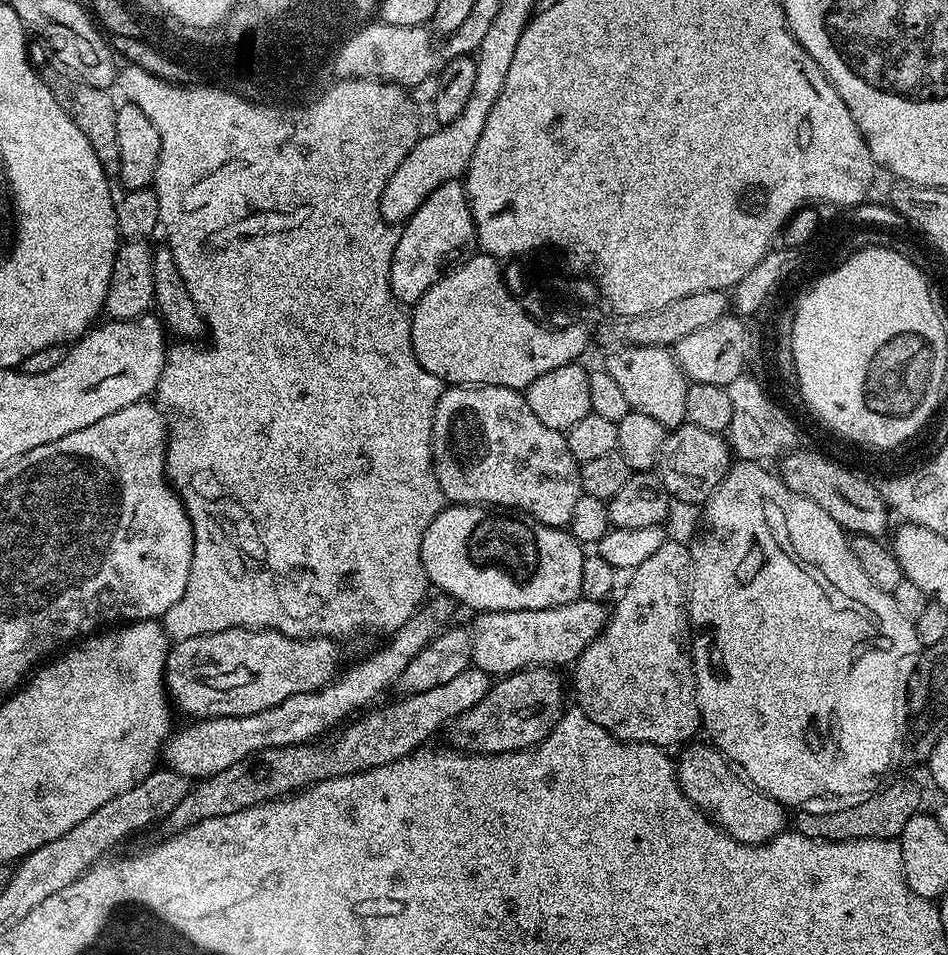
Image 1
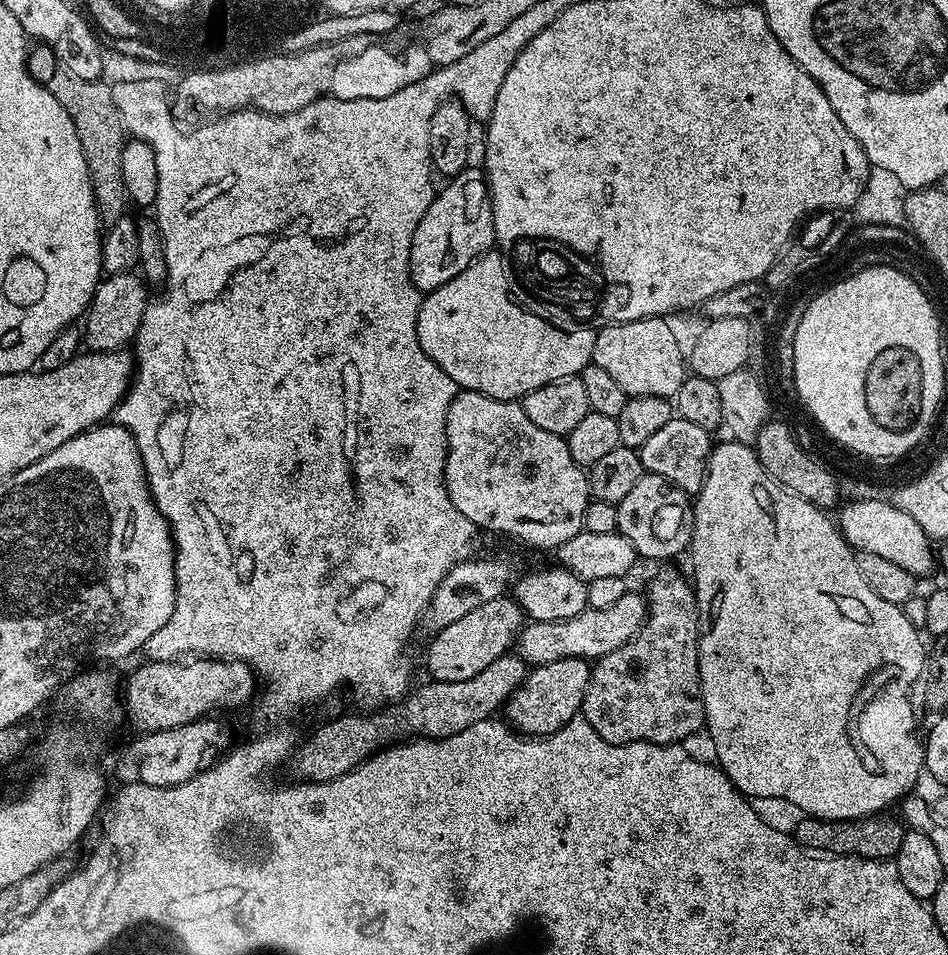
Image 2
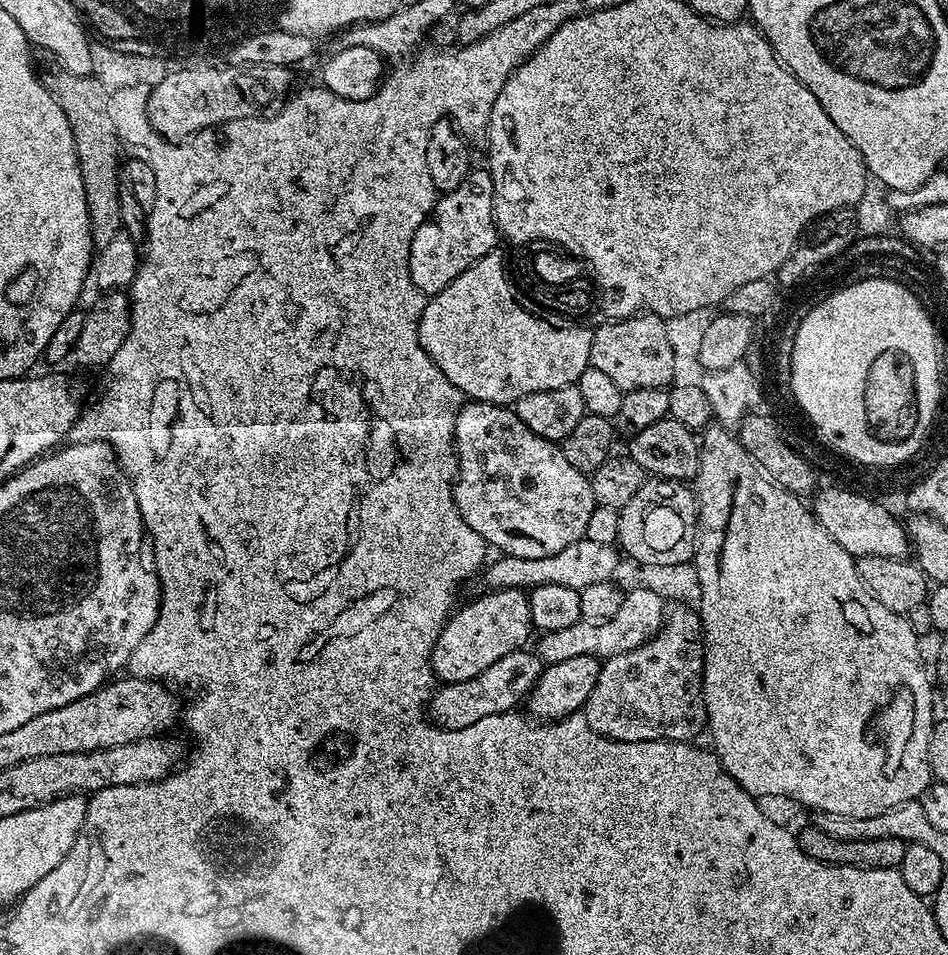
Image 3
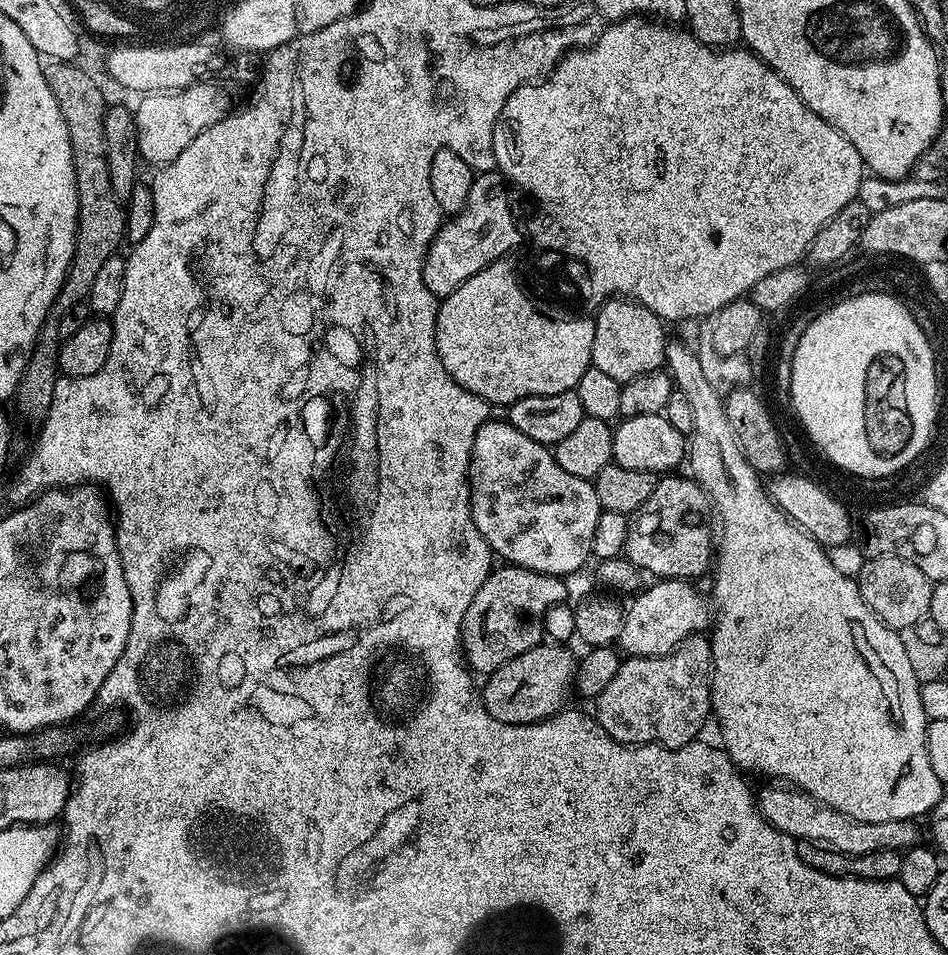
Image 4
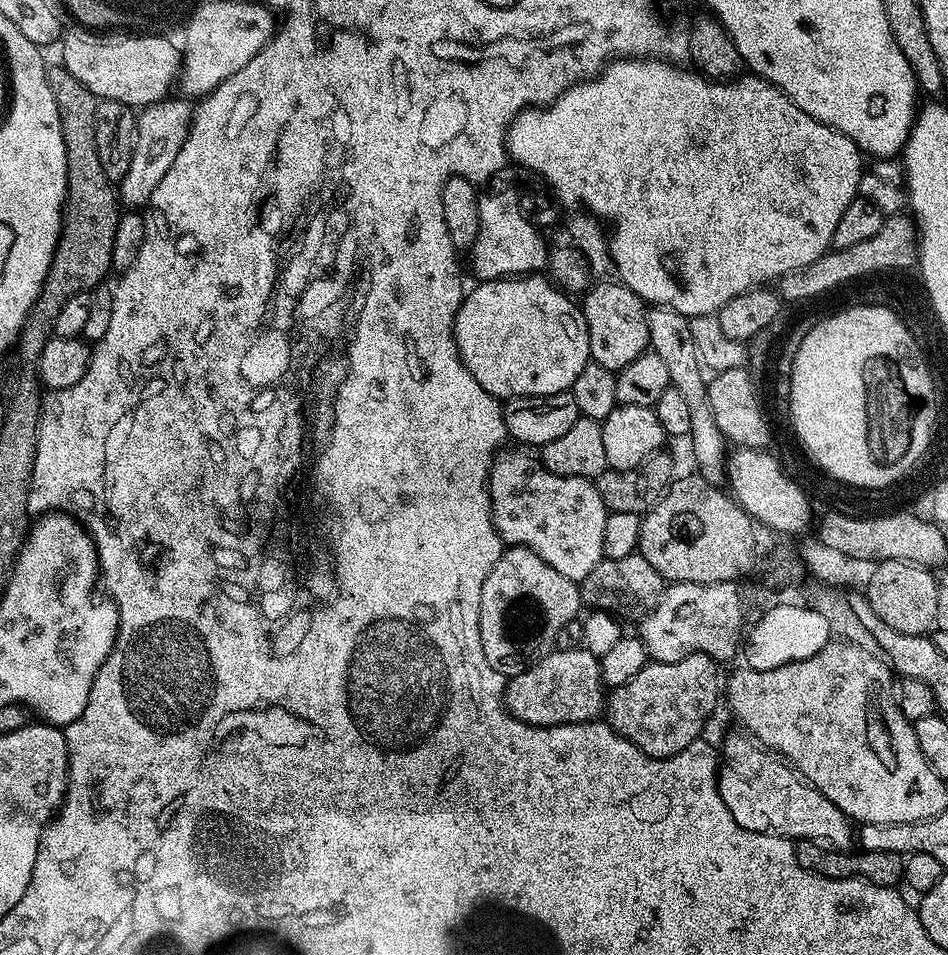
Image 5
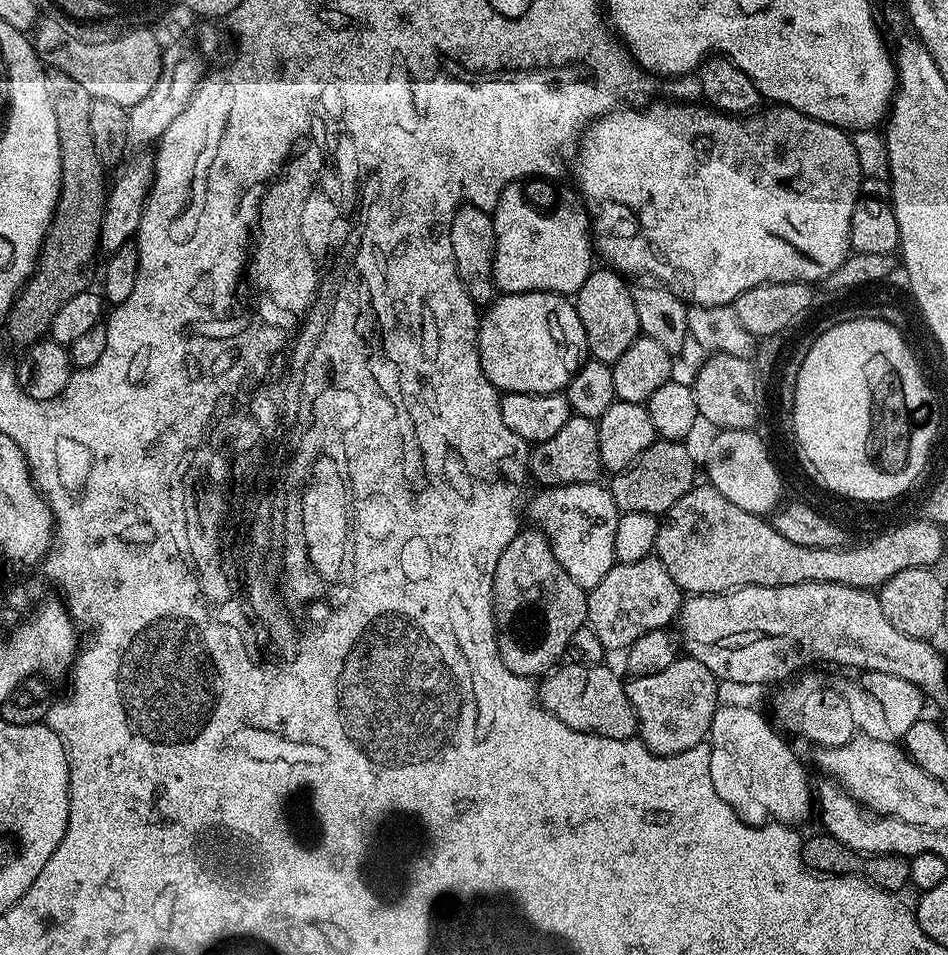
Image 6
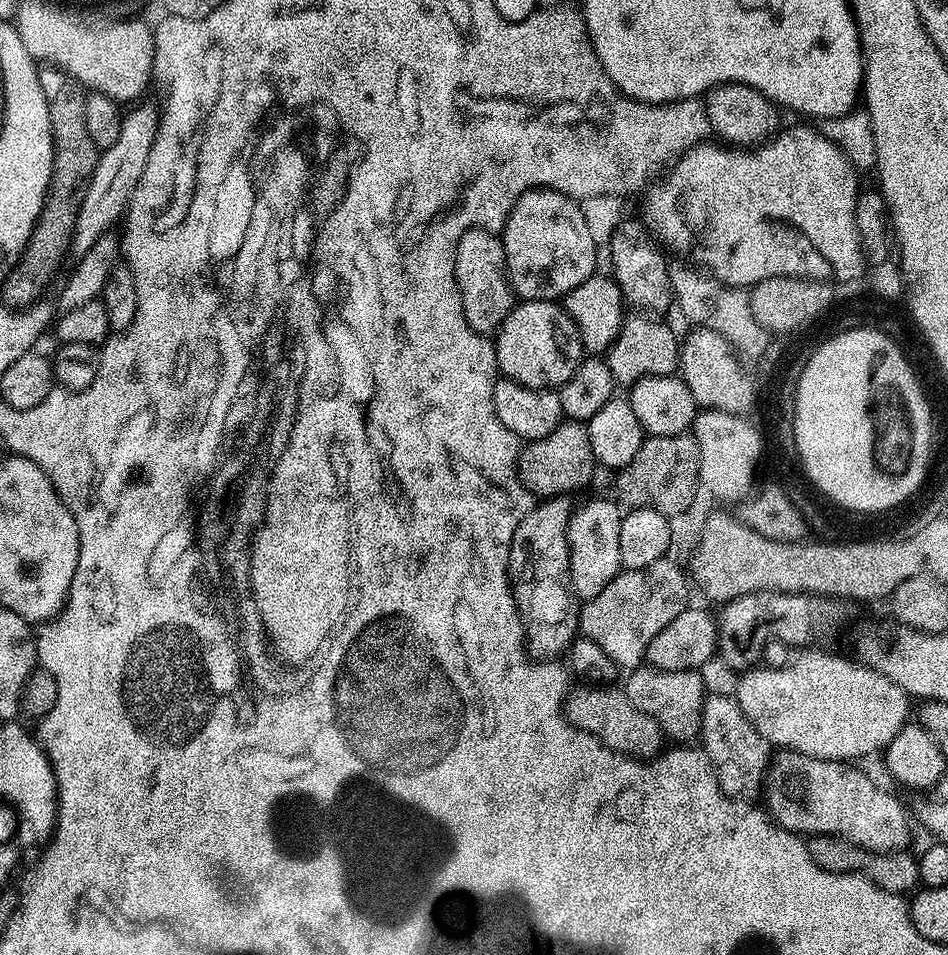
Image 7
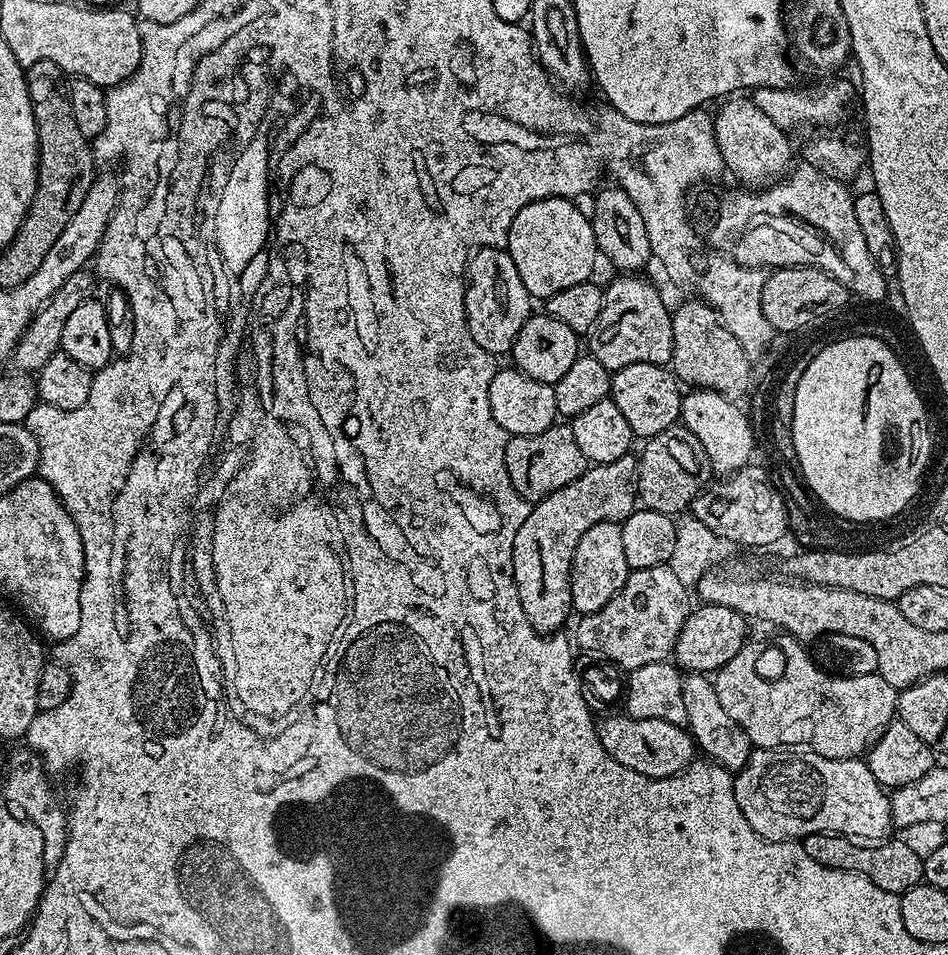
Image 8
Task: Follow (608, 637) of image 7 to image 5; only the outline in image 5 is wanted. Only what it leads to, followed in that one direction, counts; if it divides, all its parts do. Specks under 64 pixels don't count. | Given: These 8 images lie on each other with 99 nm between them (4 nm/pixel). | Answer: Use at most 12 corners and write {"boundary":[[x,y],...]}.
{"boundary":[[643,555],[600,560],[583,605],[640,620],[666,582]]}

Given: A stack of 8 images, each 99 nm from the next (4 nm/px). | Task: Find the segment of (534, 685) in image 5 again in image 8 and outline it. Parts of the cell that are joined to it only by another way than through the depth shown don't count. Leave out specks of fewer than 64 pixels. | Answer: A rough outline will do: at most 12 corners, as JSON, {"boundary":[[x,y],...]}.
{"boundary":[[627,714],[599,721],[604,752],[650,778],[698,756],[687,727]]}

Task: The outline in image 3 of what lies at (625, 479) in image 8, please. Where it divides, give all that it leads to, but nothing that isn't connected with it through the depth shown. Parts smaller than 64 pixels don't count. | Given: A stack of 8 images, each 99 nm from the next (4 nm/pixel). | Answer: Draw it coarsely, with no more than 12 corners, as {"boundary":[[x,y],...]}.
{"boundary":[[498,588],[457,607],[432,652],[466,682],[534,632],[529,593]]}

